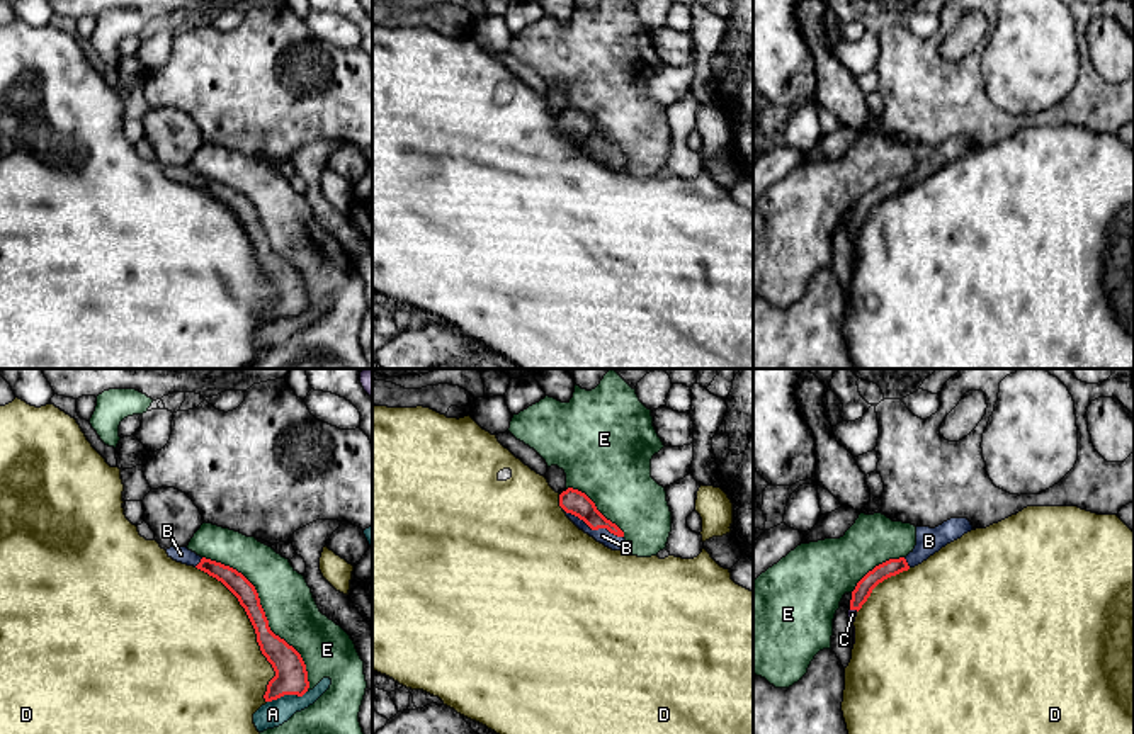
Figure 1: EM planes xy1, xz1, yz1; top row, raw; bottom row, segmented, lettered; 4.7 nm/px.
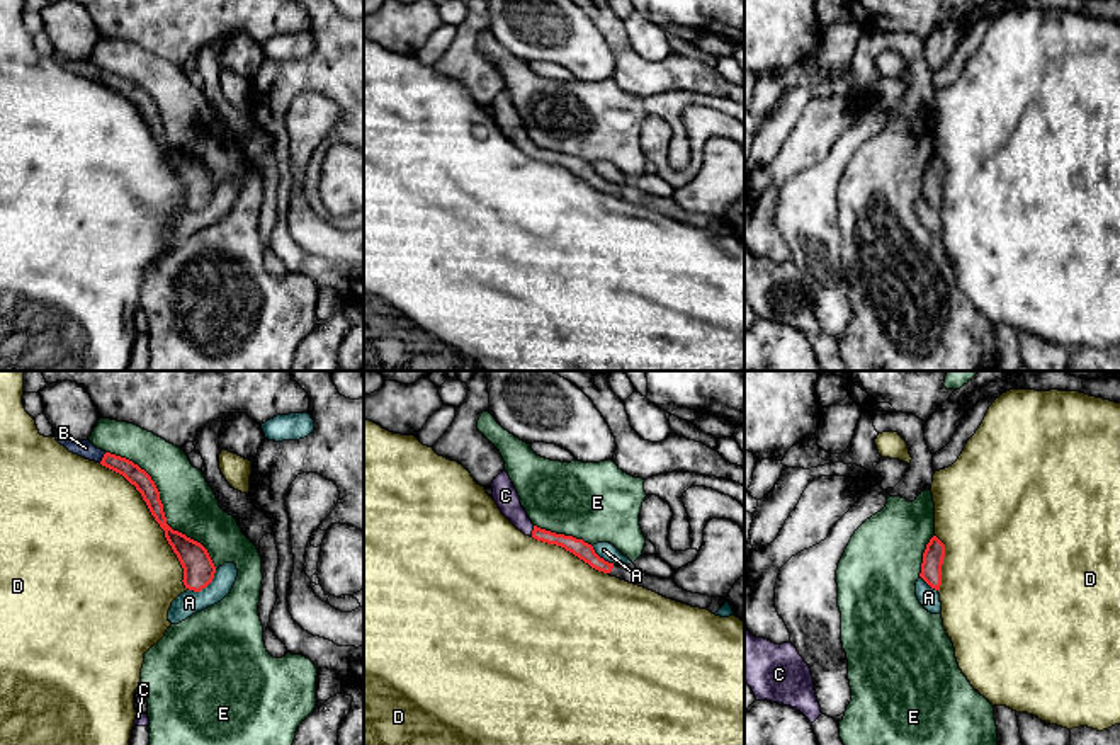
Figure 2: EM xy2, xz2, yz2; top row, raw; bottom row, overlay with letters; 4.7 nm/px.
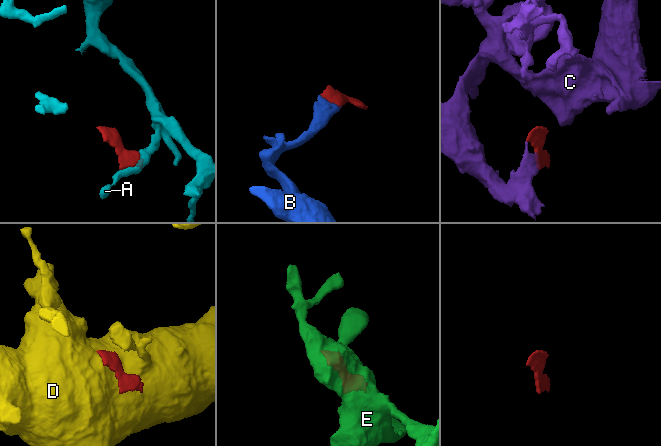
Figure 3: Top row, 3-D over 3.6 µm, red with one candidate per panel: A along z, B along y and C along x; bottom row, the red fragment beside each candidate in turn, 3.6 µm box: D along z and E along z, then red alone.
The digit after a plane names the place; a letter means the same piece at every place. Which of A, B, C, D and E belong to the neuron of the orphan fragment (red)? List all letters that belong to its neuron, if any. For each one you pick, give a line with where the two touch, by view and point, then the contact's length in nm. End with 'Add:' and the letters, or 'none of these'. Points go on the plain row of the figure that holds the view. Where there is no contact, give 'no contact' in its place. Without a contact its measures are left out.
B: xz1 (594, 148) | 320 nm
C: xz2 (532, 150) | 60 nm
Add: B, C

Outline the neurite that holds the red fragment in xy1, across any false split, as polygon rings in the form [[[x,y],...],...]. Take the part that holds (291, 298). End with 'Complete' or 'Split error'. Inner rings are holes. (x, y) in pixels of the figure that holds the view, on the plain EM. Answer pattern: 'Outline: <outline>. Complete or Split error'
Outline: [[[170,167],[167,173],[177,182],[194,185],[216,197],[238,217],[255,248],[262,274],[275,291],[264,314],[265,321],[284,314],[303,316],[309,308],[306,284],[292,265],[270,250],[255,206],[236,189],[201,177],[187,167]]]. Split error

